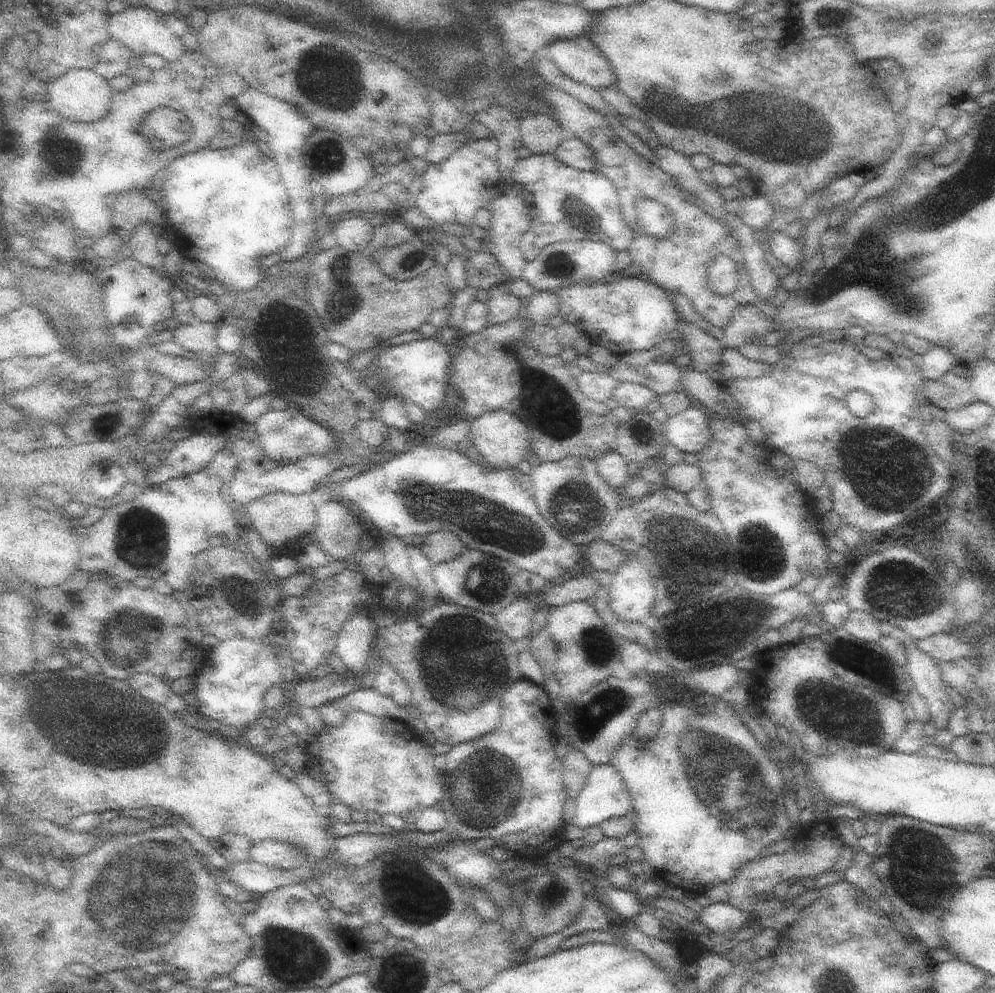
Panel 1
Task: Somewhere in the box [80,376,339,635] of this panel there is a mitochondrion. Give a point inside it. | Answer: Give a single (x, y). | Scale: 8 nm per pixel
(142, 536)

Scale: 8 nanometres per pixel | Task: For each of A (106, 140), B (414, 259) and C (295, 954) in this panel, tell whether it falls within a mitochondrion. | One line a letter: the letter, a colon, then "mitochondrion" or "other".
A: other
B: other
C: mitochondrion

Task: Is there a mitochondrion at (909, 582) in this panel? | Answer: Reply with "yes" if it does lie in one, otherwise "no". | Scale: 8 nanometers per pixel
yes

